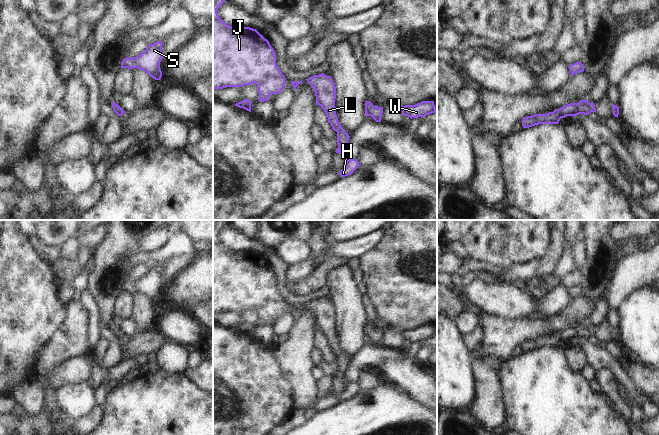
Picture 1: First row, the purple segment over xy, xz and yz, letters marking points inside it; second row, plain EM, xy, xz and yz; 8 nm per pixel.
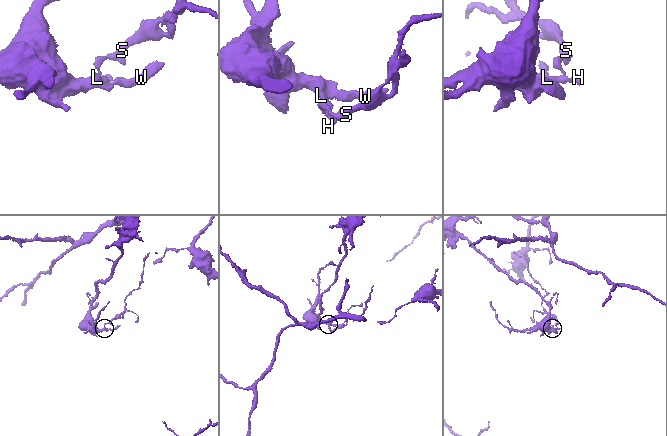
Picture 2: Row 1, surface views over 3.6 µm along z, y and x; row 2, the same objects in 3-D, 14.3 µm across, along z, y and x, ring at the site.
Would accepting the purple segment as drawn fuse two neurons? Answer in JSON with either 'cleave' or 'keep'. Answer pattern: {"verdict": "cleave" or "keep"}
{"verdict": "cleave"}

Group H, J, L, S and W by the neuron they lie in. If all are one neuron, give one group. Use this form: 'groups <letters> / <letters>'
groups H S / J L W

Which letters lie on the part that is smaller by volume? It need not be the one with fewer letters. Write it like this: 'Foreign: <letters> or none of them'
Foreign: H, S

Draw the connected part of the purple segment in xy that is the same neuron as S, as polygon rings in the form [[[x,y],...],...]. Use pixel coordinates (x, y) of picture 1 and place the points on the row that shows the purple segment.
[[[157,41],[148,47],[138,56],[134,58],[126,57],[121,62],[121,68],[138,68],[146,72],[155,80],[160,80],[162,77],[162,71],[160,68],[160,62],[162,60],[162,42]]]

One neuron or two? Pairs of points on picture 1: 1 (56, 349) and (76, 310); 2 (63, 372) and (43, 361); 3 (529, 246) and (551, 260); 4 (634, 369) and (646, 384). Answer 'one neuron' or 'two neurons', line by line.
1: one neuron
2: two neurons
3: two neurons
4: one neuron

